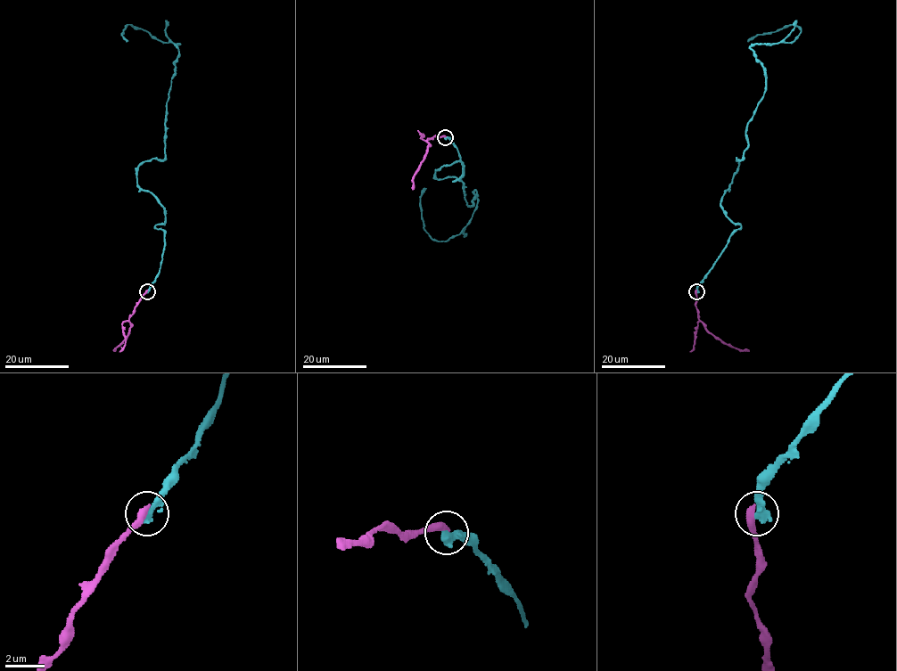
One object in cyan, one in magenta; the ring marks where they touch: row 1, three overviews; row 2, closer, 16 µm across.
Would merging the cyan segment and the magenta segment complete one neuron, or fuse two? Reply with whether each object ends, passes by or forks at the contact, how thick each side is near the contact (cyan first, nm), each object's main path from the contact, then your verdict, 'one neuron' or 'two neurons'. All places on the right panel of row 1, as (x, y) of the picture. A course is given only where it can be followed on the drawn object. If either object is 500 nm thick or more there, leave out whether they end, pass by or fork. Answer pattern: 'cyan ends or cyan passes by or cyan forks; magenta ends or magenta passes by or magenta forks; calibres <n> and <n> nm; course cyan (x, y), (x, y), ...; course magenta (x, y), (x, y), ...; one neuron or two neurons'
cyan ends; magenta ends; calibres 440 and 380 nm; course cyan (696, 290), (741, 226), (721, 198), (766, 88), (751, 47), (792, 43), (801, 31), (790, 24), (747, 41); course magenta (696, 290), (695, 306), (703, 326), (736, 349), (749, 351); two neurons

